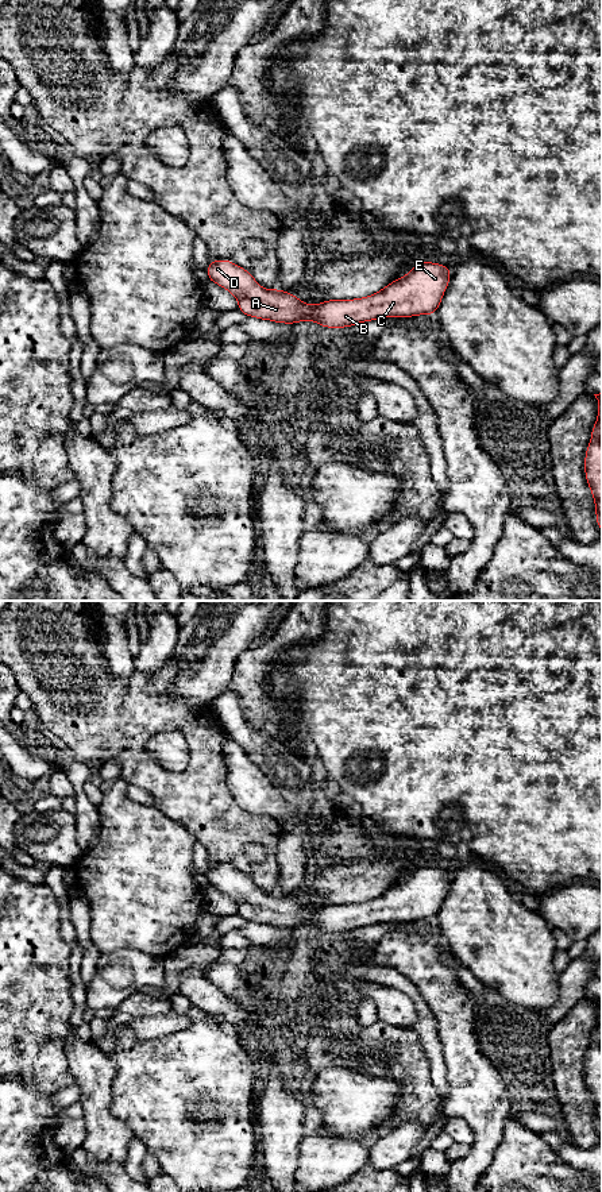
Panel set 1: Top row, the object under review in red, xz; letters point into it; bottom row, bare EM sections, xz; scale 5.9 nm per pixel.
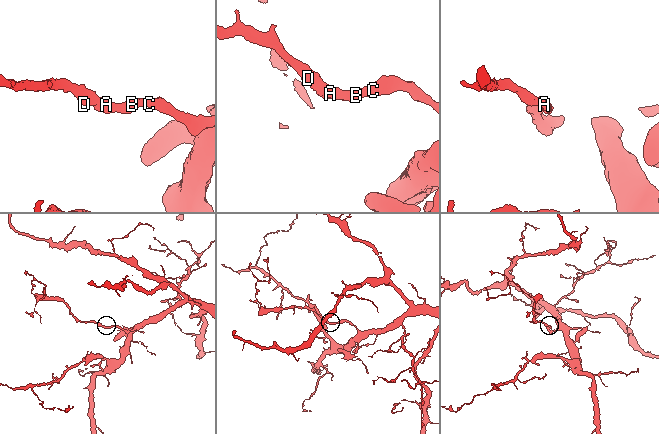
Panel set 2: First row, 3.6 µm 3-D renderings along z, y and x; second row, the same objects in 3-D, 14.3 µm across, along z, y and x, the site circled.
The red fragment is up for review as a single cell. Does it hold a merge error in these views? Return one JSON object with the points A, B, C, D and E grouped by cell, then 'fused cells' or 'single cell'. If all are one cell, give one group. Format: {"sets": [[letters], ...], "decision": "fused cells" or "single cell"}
{"sets": [["A", "B", "C", "D", "E"]], "decision": "single cell"}

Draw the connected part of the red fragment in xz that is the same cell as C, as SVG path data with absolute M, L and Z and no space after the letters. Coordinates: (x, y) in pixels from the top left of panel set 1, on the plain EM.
M209 864L207 886L215 887L232 898L238 903L238 914L248 922L282 929L312 925L324 933L348 933L358 927L383 922L405 923L418 919L433 921L449 890L451 877L451 872L440 868L417 867L406 880L387 888L382 895L371 900L352 904L325 904L316 910L308 910L290 896L283 896L278 892L273 895L262 892L250 876L228 864Z

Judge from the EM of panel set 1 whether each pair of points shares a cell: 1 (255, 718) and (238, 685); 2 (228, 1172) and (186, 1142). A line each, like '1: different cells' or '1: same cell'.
1: same cell
2: same cell

